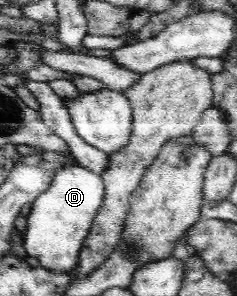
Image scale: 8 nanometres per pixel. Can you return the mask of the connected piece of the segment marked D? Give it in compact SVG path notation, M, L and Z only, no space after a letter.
M65 150L62 157L66 161L57 169L49 189L32 201L21 251L26 256L36 257L40 266L52 273L70 274L76 269L81 245L104 201L105 186L101 177L76 162L69 150Z

